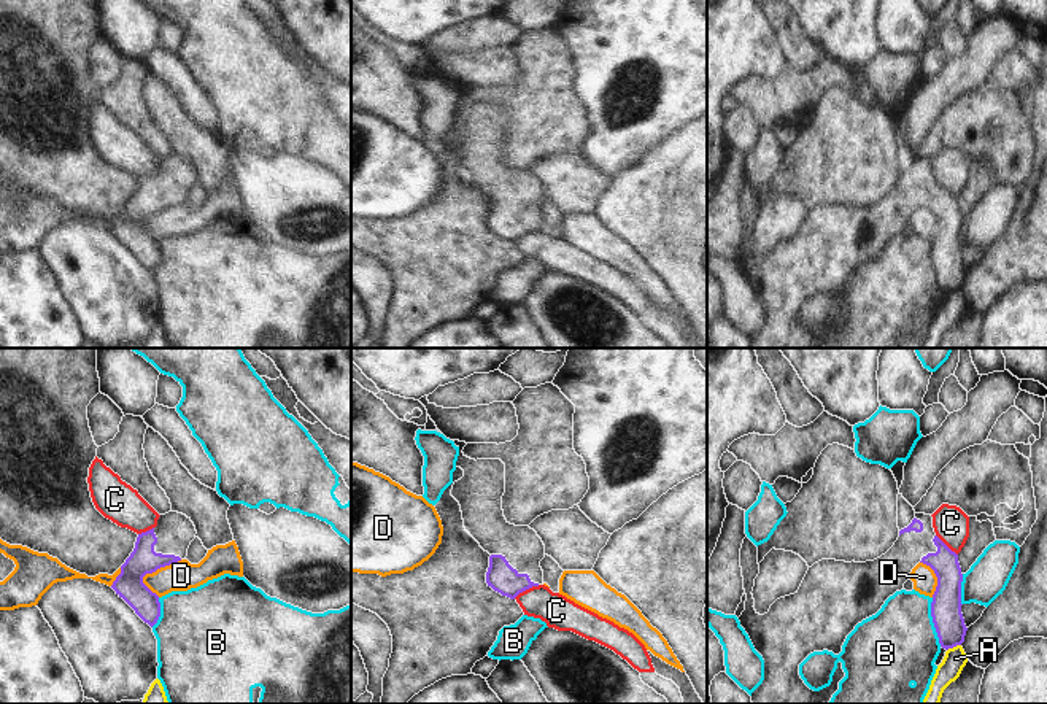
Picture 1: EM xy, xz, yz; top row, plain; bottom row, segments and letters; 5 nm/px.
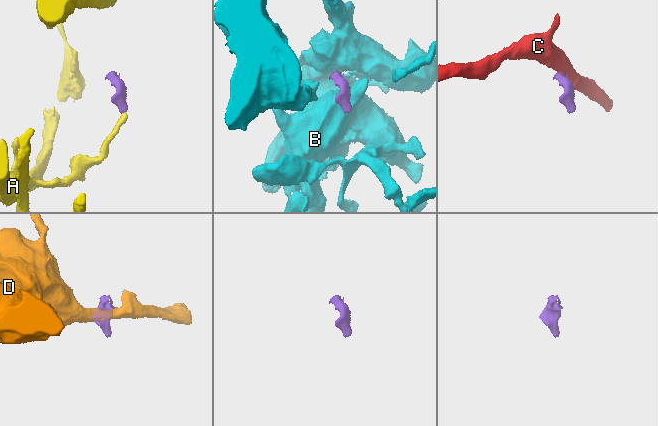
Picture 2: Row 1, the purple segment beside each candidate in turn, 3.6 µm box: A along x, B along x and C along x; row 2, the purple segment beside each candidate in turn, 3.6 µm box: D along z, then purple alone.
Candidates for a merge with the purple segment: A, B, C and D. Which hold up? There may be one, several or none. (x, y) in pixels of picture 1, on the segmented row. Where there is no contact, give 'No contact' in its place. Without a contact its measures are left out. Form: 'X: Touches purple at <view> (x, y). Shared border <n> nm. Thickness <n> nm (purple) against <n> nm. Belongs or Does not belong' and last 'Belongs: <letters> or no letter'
A: Touches purple at yz (954, 645). Shared border 80 nm. Thickness 160 nm (purple) against 120 nm. Does not belong
B: Touches purple at yz (933, 622). Shared border 260 nm. Thickness 160 nm (purple) against 400 nm. Does not belong
C: Touches purple at xz (526, 588). Shared border 150 nm. Thickness 150 nm (purple) against 170 nm. Does not belong
D: Touches purple at xy (159, 568). Shared border 240 nm. Thickness 150 nm (purple) against 150 nm. Does not belong
Belongs: no letter.

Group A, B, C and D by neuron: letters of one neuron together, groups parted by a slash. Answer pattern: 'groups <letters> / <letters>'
groups A / B / C / D

